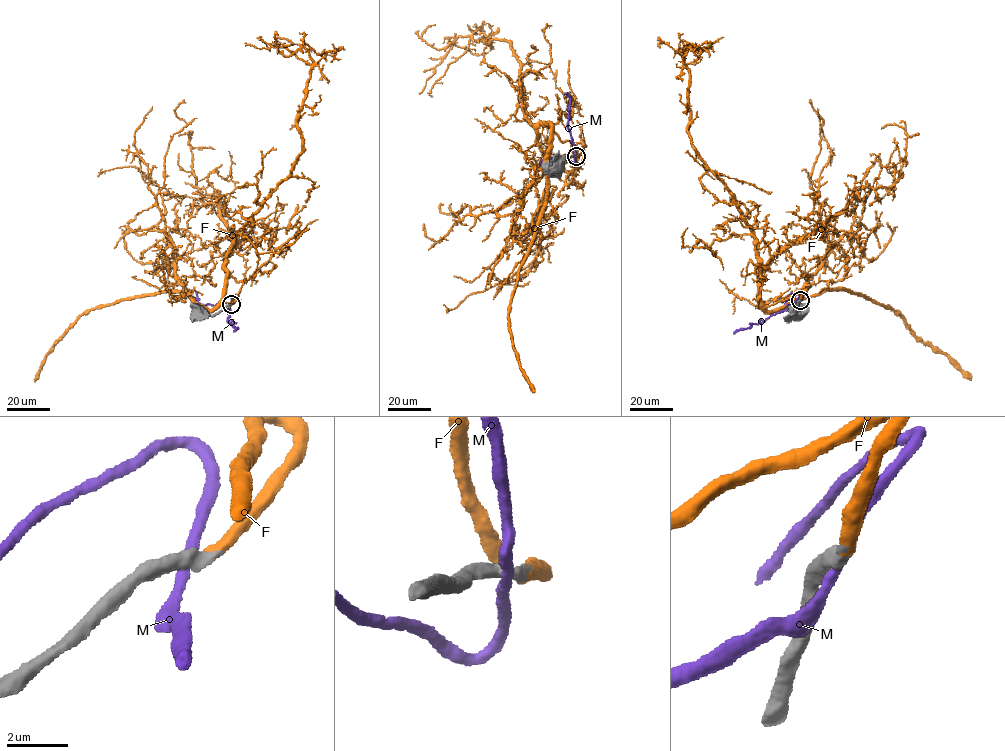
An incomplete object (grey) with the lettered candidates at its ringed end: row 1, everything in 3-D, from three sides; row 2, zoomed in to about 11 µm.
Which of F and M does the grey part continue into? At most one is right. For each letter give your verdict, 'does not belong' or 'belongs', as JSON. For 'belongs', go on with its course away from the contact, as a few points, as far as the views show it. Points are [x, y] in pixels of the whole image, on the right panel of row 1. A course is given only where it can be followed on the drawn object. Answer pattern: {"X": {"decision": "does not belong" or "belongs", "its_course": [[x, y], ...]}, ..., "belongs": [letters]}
{"F": {"decision": "belongs", "its_course": [[800, 300], [806, 289], [762, 302], [756, 240], [687, 131], [684, 49], [682, 58], [665, 43], [659, 47]]}, "M": {"decision": "does not belong"}, "belongs": ["F"]}

